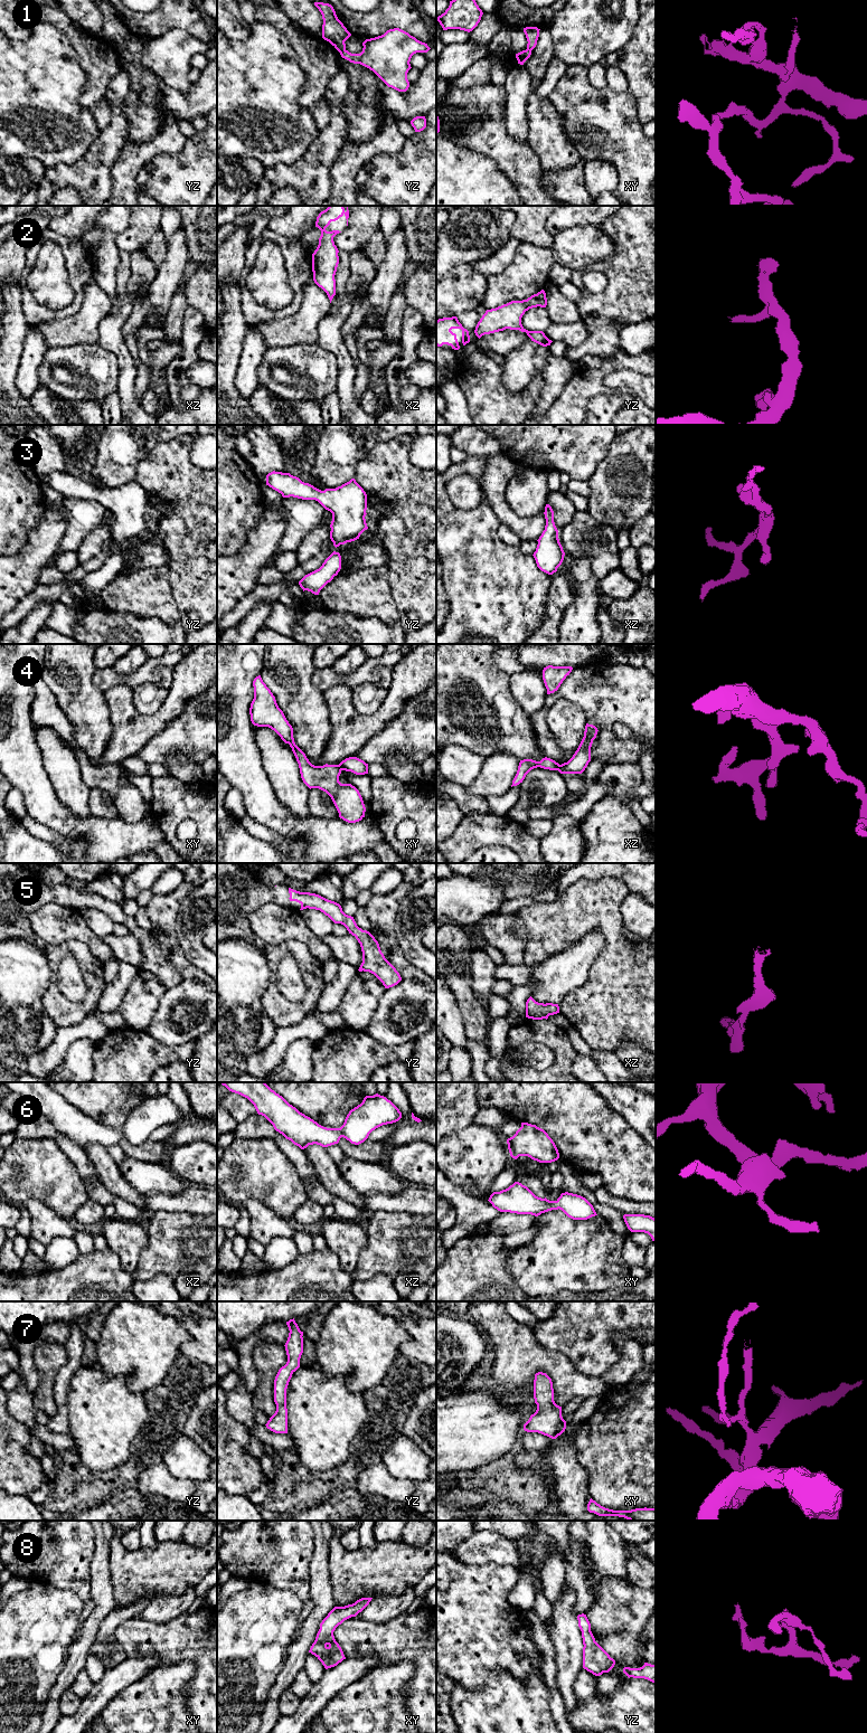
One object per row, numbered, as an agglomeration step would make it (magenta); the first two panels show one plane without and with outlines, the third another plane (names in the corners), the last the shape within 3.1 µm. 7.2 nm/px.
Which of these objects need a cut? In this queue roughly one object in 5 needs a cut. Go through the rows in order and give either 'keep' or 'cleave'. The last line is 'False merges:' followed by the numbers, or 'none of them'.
1: cleave
2: keep
3: keep
4: cleave
5: keep
6: keep
7: keep
8: keep
False merges: 1, 4

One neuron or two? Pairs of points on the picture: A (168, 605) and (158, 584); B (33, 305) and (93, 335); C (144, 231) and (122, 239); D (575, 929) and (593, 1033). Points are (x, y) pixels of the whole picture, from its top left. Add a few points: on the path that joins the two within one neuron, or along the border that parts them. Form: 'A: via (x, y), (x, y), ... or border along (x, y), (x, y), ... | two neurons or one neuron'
A: via (162, 599), (158, 595), (158, 589) | one neuron
B: border along (82, 304), (73, 314), (36, 324) | two neurons
C: via (139, 233), (128, 236) | one neuron
D: via (609, 930), (612, 934), (612, 990), (609, 1000) | one neuron

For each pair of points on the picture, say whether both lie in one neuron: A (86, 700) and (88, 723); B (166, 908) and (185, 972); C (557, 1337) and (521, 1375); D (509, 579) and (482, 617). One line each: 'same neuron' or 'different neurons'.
A: same neuron
B: same neuron
C: different neurons
D: same neuron

